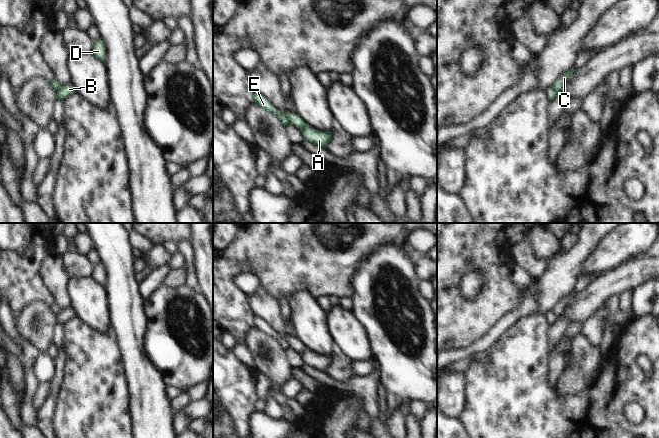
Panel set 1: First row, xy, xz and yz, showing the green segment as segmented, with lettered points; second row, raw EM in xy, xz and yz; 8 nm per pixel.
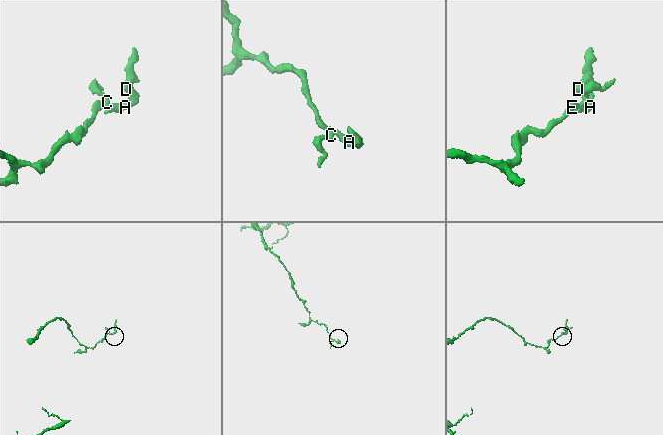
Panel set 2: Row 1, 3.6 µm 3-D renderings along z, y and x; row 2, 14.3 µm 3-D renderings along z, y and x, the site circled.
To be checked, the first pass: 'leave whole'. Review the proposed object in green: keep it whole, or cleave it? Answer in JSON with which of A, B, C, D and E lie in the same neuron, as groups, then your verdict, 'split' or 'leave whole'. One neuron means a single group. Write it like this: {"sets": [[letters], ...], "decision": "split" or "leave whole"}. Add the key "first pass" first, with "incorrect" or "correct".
{"first pass": "incorrect", "sets": [["A", "B", "D"], ["C", "E"]], "decision": "split"}

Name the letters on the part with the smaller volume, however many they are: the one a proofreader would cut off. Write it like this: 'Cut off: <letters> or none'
Cut off: A, B, D.

